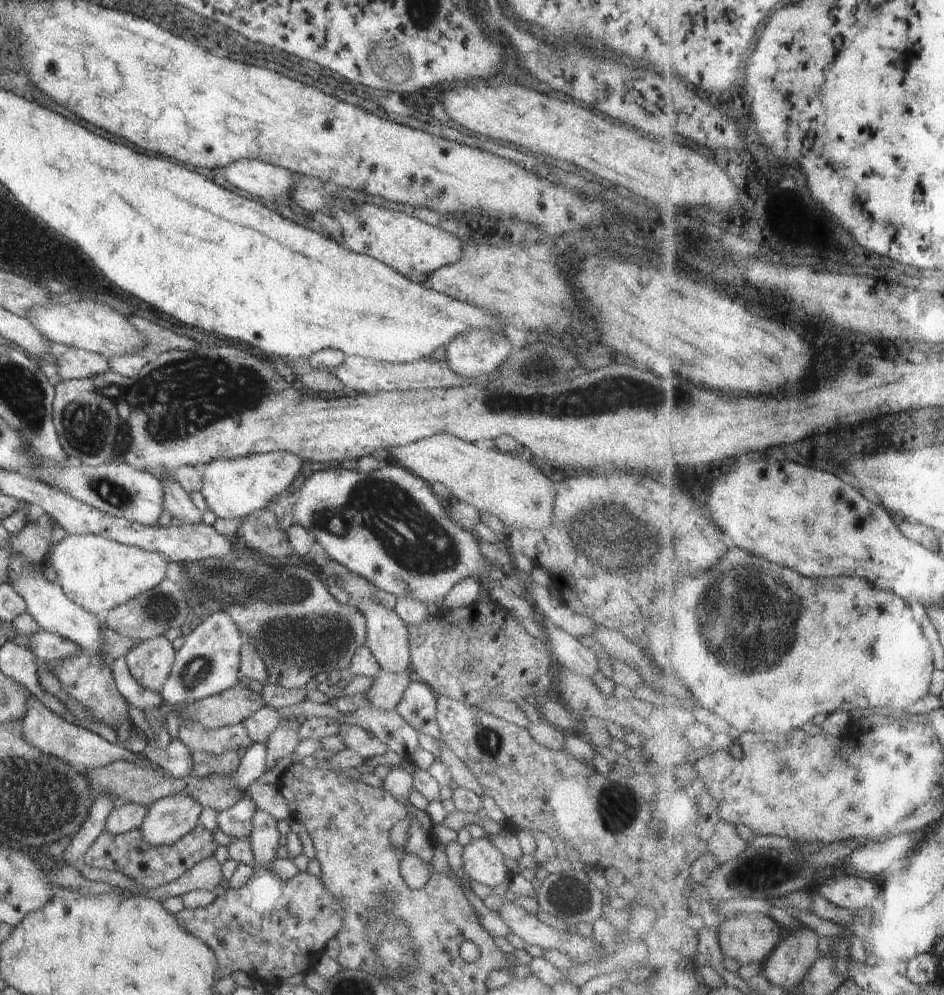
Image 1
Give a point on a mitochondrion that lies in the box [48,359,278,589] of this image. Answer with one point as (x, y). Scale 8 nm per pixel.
(115, 495)

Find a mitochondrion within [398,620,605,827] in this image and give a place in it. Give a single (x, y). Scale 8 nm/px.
(489, 742)

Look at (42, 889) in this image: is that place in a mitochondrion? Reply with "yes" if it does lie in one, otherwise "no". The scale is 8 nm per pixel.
no

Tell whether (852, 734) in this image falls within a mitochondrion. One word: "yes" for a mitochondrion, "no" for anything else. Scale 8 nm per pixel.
no

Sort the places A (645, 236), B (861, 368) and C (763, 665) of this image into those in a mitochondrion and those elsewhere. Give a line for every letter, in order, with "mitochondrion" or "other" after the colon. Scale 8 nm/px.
A: mitochondrion
B: mitochondrion
C: mitochondrion

